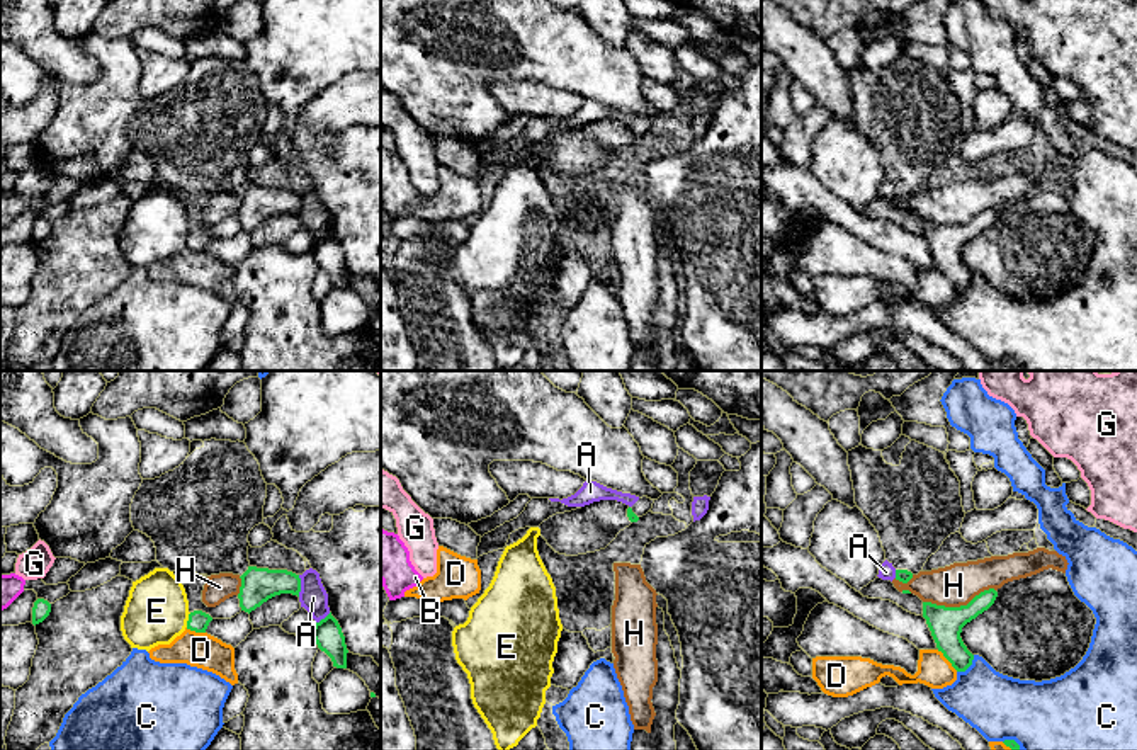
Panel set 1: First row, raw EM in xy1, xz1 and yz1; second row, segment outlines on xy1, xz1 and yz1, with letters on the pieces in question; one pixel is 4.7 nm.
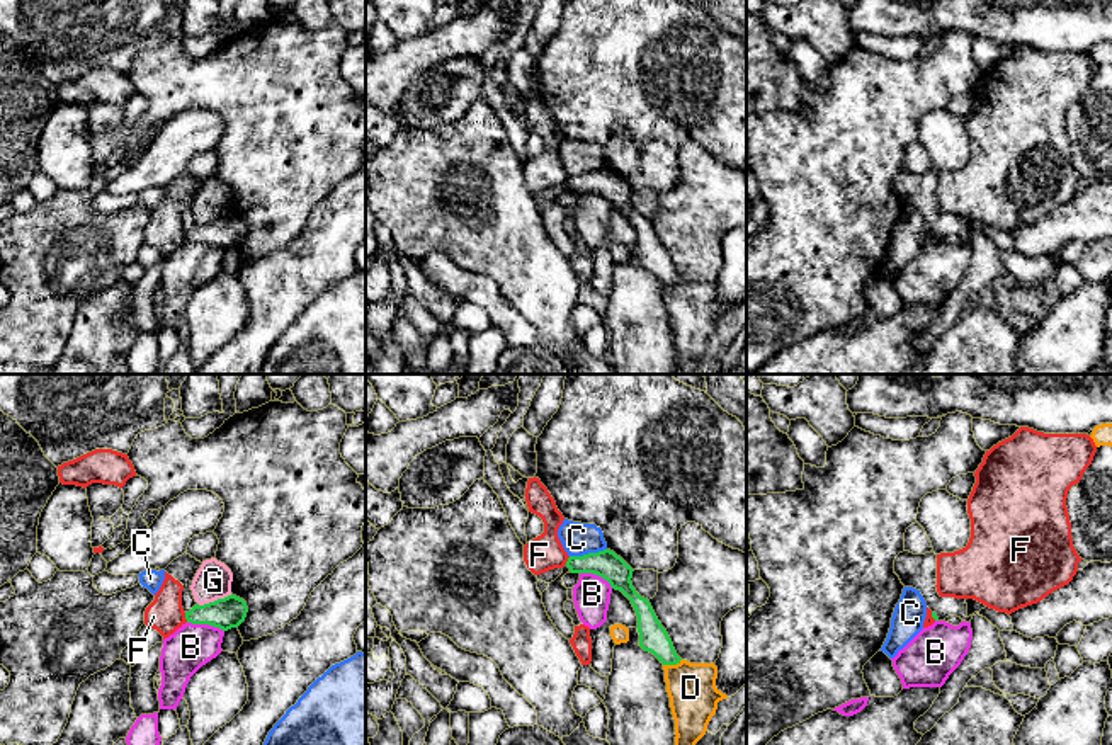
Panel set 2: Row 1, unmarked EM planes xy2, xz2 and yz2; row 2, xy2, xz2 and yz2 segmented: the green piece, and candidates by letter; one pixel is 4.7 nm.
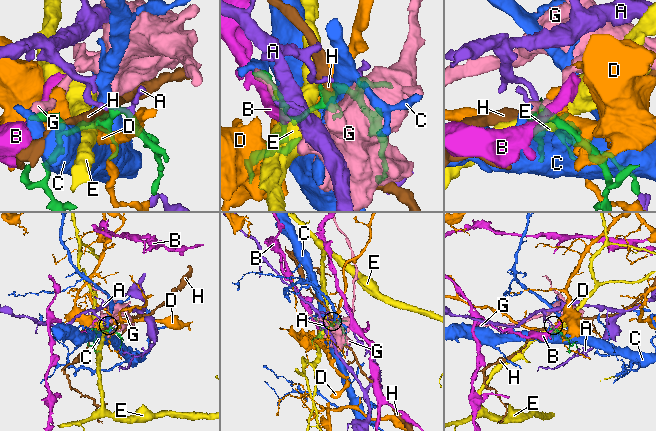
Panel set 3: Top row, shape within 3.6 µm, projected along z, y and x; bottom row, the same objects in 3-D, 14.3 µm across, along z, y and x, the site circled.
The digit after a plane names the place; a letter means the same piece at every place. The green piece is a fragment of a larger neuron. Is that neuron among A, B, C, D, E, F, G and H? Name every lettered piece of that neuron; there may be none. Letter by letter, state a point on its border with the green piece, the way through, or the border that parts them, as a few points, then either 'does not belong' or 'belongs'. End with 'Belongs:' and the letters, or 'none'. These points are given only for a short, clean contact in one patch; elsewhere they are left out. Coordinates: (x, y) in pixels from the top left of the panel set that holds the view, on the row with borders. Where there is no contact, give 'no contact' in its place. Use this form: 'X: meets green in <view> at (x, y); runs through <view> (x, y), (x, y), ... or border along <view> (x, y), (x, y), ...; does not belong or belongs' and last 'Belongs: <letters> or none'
A: meets green in xy1 at (299, 585); does not belong
B: meets green in xy2 at (206, 623); border along xy2 (187, 621), (213, 625), (223, 631); does not belong
C: meets green in xz2 at (589, 553); does not belong
D: meets green in yz1 at (947, 659); does not belong
E: meets green in xy1 at (189, 619); border along xy1 (191, 613), (186, 626); does not belong
F: meets green in xy2 at (186, 618); border along xy2 (184, 613), (187, 621); does not belong
G: meets green in xy2 at (215, 601); border along xy2 (232, 594), (198, 604); does not belong
H: meets green in yz1 at (961, 606); does not belong
Belongs: none

